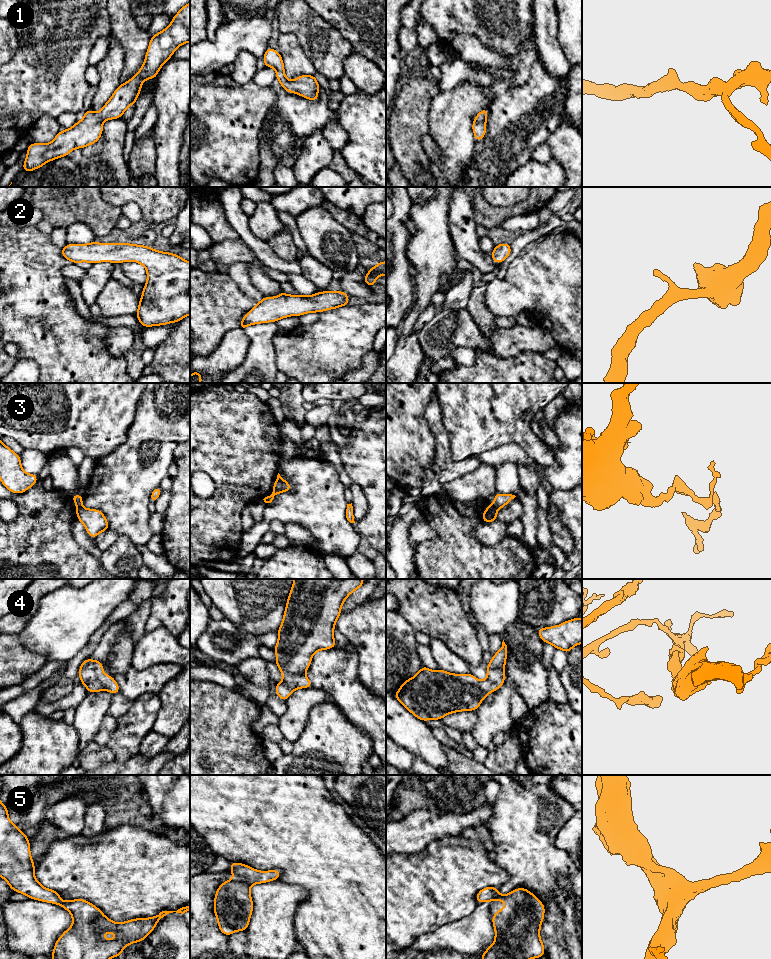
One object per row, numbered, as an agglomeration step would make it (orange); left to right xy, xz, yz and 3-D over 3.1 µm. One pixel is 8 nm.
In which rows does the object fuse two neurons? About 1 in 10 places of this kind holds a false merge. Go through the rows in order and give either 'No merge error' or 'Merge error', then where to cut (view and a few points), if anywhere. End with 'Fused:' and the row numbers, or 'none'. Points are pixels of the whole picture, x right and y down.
1: No merge error. No split
2: No merge error. No split
3: Merge error. Split along yz (493, 504), (497, 509)
4: No merge error. No split
5: No merge error. No split
Fused: 3

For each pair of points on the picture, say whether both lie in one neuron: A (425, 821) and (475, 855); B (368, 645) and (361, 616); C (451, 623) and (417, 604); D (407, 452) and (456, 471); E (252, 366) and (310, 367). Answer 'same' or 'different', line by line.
A: different
B: same
C: same
D: different
E: different

